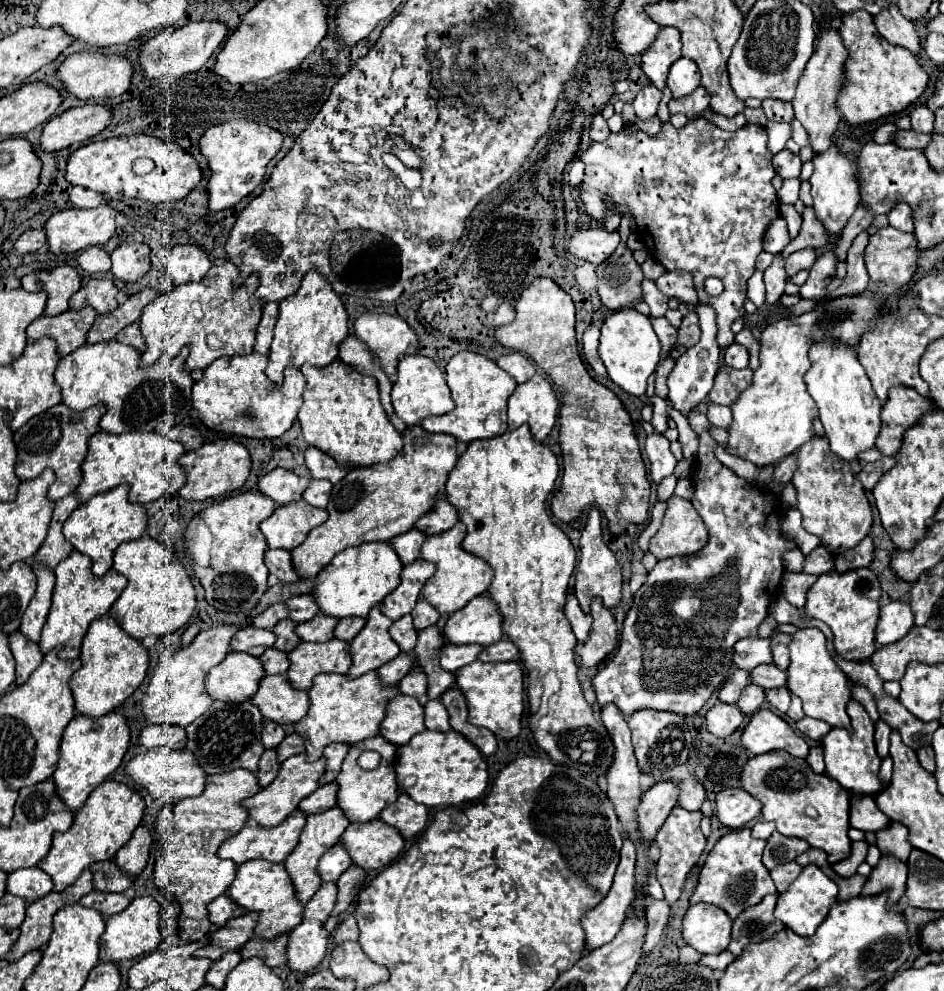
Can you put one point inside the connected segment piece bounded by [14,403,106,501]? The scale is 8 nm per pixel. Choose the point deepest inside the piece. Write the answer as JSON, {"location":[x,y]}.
{"location":[57,439]}

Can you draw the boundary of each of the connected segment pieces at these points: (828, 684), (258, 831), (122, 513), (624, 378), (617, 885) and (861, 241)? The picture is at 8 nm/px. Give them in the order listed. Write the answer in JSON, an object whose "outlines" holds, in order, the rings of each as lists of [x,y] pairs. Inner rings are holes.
{"outlines":[[[[808,627],[798,629],[792,633],[792,641],[788,643],[790,649],[790,665],[786,669],[786,687],[792,695],[802,699],[802,709],[808,717],[820,719],[820,721],[808,721],[808,717],[798,719],[796,727],[808,735],[810,739],[822,739],[830,727],[850,727],[850,717],[846,713],[846,703],[850,701],[850,689],[846,687],[846,675],[840,671],[840,667],[834,663],[834,659],[828,655],[826,649],[826,637],[820,629]],[[826,721],[826,723],[822,723]]],[[[296,809],[288,819],[284,819],[278,827],[256,827],[256,825],[246,825],[242,831],[238,831],[238,835],[232,835],[230,839],[226,839],[220,849],[218,849],[218,857],[220,859],[230,859],[236,865],[242,865],[246,861],[252,859],[266,859],[272,863],[284,863],[286,857],[294,851],[294,847],[298,845],[298,837],[302,833],[306,825],[306,815]]],[[[118,485],[108,493],[100,493],[92,497],[88,503],[74,509],[68,521],[64,523],[64,537],[74,545],[76,551],[92,559],[92,573],[100,577],[112,567],[112,557],[120,543],[136,541],[144,535],[146,521],[148,519],[144,507],[136,503],[128,503],[128,489],[124,485]]],[[[626,307],[616,313],[610,313],[604,319],[600,329],[598,353],[608,369],[608,377],[626,393],[638,397],[646,393],[646,381],[660,361],[660,341],[652,329],[650,319],[634,307]]],[[[622,833],[622,837],[624,837],[624,845],[622,845],[622,851],[620,851],[620,863],[618,863],[614,883],[612,883],[608,895],[594,909],[590,909],[590,911],[586,911],[582,915],[582,929],[586,933],[586,951],[592,951],[592,949],[596,949],[600,945],[606,945],[608,941],[612,941],[616,937],[616,931],[620,929],[620,923],[624,921],[624,911],[628,909],[628,903],[632,901],[632,895],[634,895],[636,847],[624,833]]],[[[860,233],[852,247],[848,249],[848,259],[846,259],[846,265],[848,265],[848,273],[842,281],[842,285],[828,293],[822,301],[828,301],[828,299],[838,299],[838,297],[844,297],[844,295],[862,295],[866,291],[866,285],[868,285],[868,273],[866,273],[866,267],[864,267],[864,247],[868,245],[868,233]]]]}

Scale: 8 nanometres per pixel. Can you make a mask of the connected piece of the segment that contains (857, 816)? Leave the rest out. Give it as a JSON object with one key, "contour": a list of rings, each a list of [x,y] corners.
{"contour":[[[856,795],[850,805],[850,825],[862,831],[880,831],[888,827],[890,819],[876,807],[872,795]]]}

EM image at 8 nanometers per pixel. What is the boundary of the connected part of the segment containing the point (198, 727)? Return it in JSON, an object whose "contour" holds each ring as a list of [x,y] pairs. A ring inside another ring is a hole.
{"contour":[[[214,701],[210,705],[210,709],[196,721],[192,721],[192,725],[186,727],[186,749],[194,755],[196,763],[200,767],[204,767],[204,773],[212,775],[212,773],[226,773],[232,769],[248,769],[248,771],[256,771],[258,767],[258,783],[262,787],[270,785],[276,775],[278,775],[278,759],[276,759],[276,751],[264,751],[262,743],[260,743],[260,731],[262,731],[262,715],[260,711],[250,703],[220,703]],[[262,755],[262,757],[260,757]],[[260,759],[260,763],[258,763]]]}

